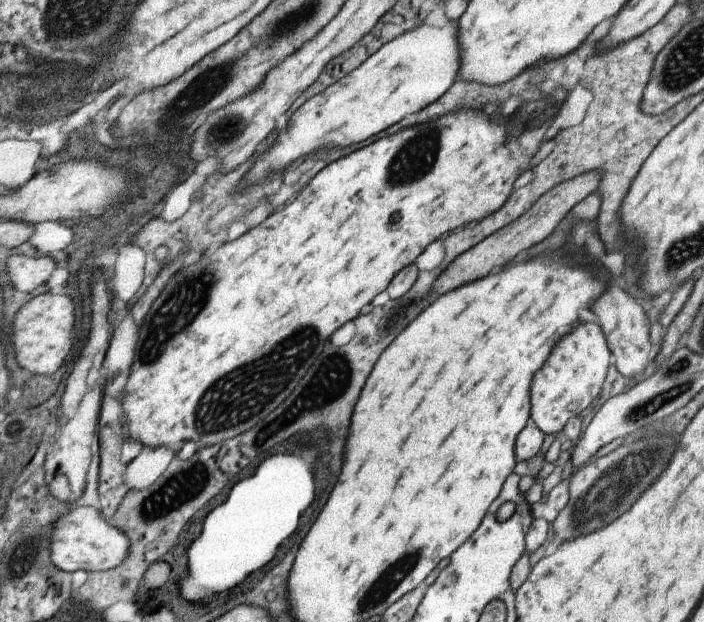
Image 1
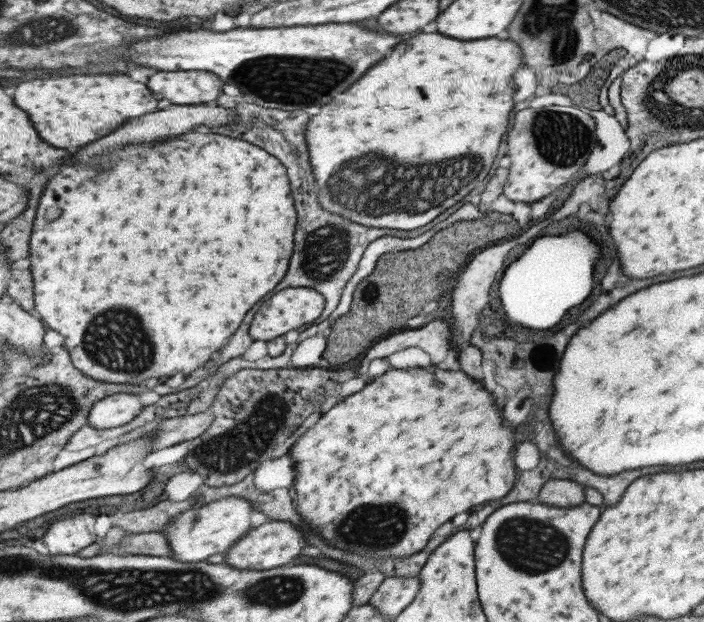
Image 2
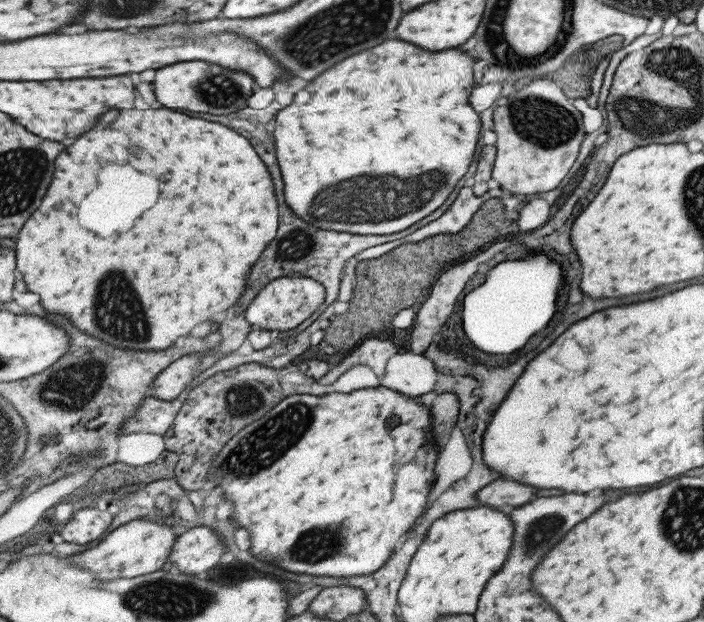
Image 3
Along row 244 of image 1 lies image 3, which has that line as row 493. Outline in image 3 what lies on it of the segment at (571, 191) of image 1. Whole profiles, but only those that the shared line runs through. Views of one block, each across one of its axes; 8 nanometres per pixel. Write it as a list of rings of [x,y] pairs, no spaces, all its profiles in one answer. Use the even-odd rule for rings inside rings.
[[[493,480],[491,484],[487,484],[475,492],[475,496],[477,506],[493,506],[493,508],[503,506],[503,504],[519,506],[519,504],[533,500],[535,488],[527,488],[523,484],[509,482],[509,480]]]

